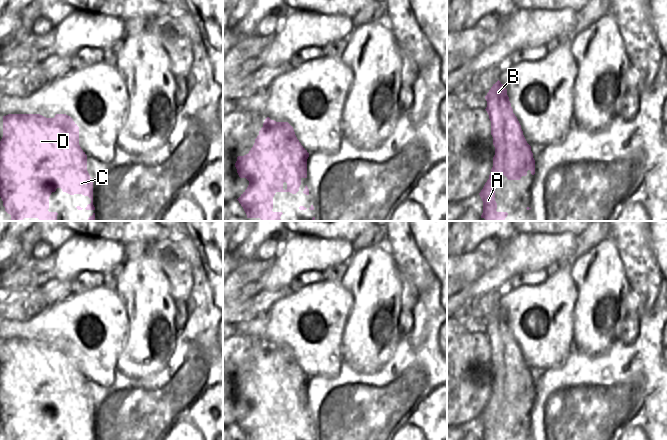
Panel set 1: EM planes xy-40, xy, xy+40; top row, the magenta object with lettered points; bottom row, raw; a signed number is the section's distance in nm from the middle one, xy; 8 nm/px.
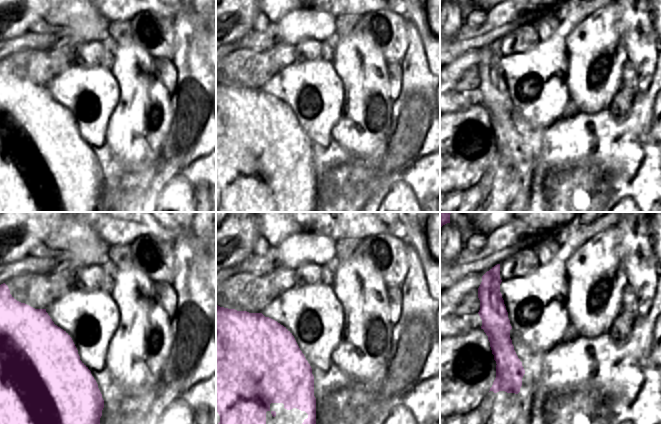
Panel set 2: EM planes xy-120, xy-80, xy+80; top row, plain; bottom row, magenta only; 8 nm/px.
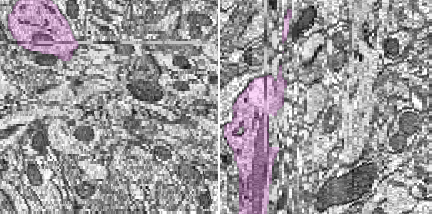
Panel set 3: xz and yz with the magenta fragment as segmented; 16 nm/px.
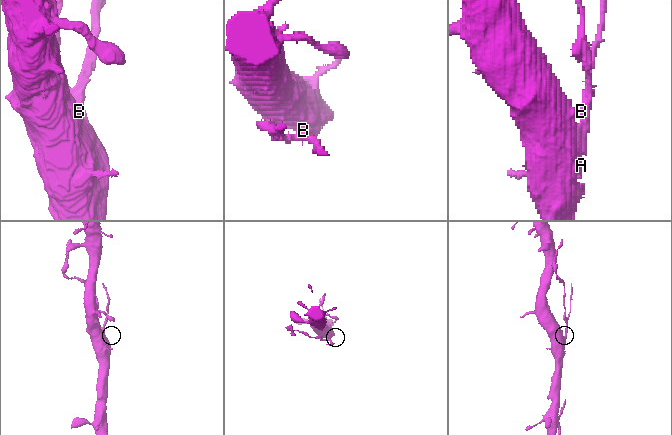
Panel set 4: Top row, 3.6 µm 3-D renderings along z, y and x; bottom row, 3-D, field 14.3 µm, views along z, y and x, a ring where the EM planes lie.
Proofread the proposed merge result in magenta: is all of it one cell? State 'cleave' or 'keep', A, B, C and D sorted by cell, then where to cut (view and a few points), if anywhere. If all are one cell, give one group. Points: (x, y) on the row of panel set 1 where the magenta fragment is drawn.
cleave; A C D / B; cut in xy+40 along (500, 117), (504, 125), (504, 174)

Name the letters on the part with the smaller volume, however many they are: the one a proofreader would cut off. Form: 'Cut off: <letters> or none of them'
Cut off: B

